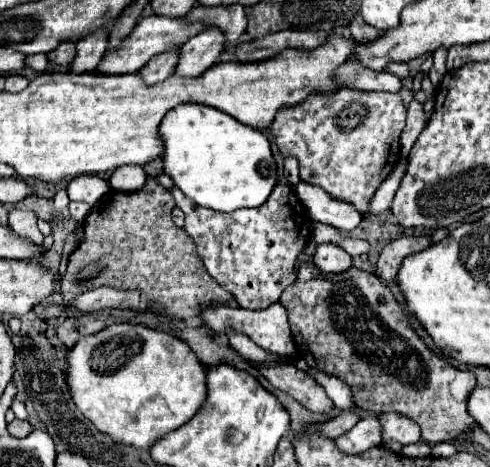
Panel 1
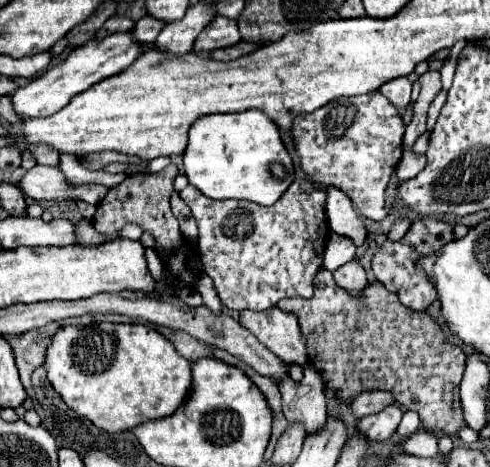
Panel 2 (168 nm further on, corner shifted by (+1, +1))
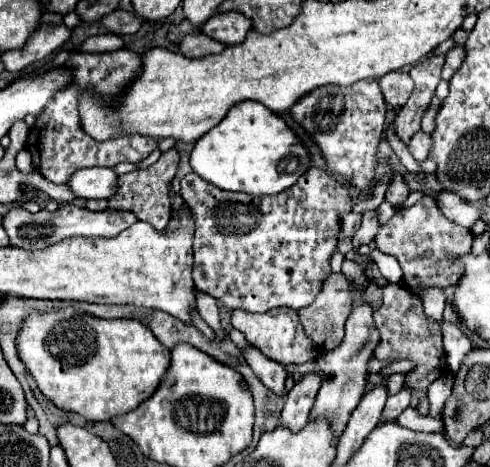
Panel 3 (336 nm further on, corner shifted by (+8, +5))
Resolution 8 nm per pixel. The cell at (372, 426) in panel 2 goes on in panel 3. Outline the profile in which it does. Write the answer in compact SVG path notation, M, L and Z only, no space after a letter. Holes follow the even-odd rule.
M402 389L400 393L396 395L390 395L388 401L386 401L386 407L382 411L382 423L388 423L388 421L396 421L396 417L410 405L410 391L408 389Z

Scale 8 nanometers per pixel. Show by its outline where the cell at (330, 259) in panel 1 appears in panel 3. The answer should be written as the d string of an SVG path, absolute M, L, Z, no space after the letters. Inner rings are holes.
M344 259L341 273L344 277L348 277L352 283L352 309L346 319L346 335L344 335L344 341L340 343L340 347L336 347L334 351L328 351L316 359L318 369L328 379L322 383L322 387L316 395L314 407L310 411L310 419L312 421L326 419L336 437L342 435L342 431L350 419L350 413L354 411L354 407L362 399L364 383L366 383L366 375L368 375L368 359L372 357L372 349L376 347L376 341L380 339L380 333L376 333L376 327L374 327L372 307L366 303L366 287L370 285L370 279L366 277L364 267L360 267L352 259Z

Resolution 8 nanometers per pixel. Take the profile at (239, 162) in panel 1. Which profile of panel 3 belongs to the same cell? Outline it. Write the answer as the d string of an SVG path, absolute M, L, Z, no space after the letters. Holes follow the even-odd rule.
M240 101L224 119L202 135L190 155L192 171L206 183L224 191L242 191L264 197L278 195L308 169L308 153L280 115L256 101Z

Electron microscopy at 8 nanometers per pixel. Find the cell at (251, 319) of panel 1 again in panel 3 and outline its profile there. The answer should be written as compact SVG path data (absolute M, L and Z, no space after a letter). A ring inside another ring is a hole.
M272 309L268 313L248 313L248 311L234 311L232 313L232 325L234 329L242 331L246 335L246 339L260 349L268 359L278 361L282 365L288 363L306 363L306 361L314 361L318 357L316 347L312 347L312 341L308 341L308 337L304 335L304 329L296 317L296 311L292 309Z

